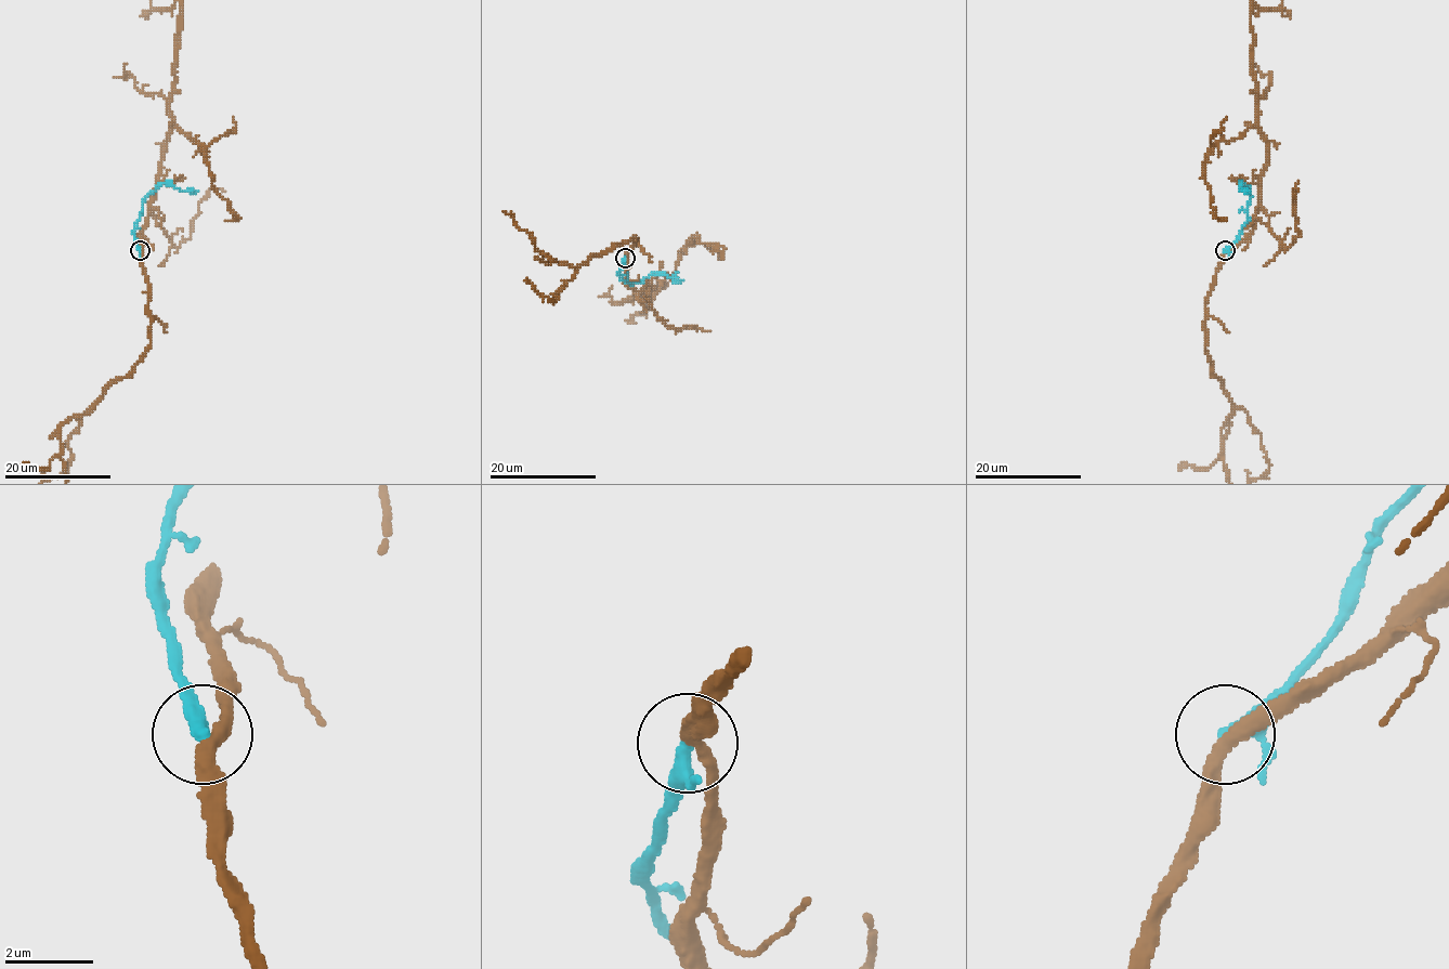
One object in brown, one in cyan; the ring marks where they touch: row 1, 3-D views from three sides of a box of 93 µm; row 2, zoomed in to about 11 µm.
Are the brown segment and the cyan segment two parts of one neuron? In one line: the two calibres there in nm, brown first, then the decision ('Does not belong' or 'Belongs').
Thickness 320 nm (brown) against 280 nm. Does not belong

